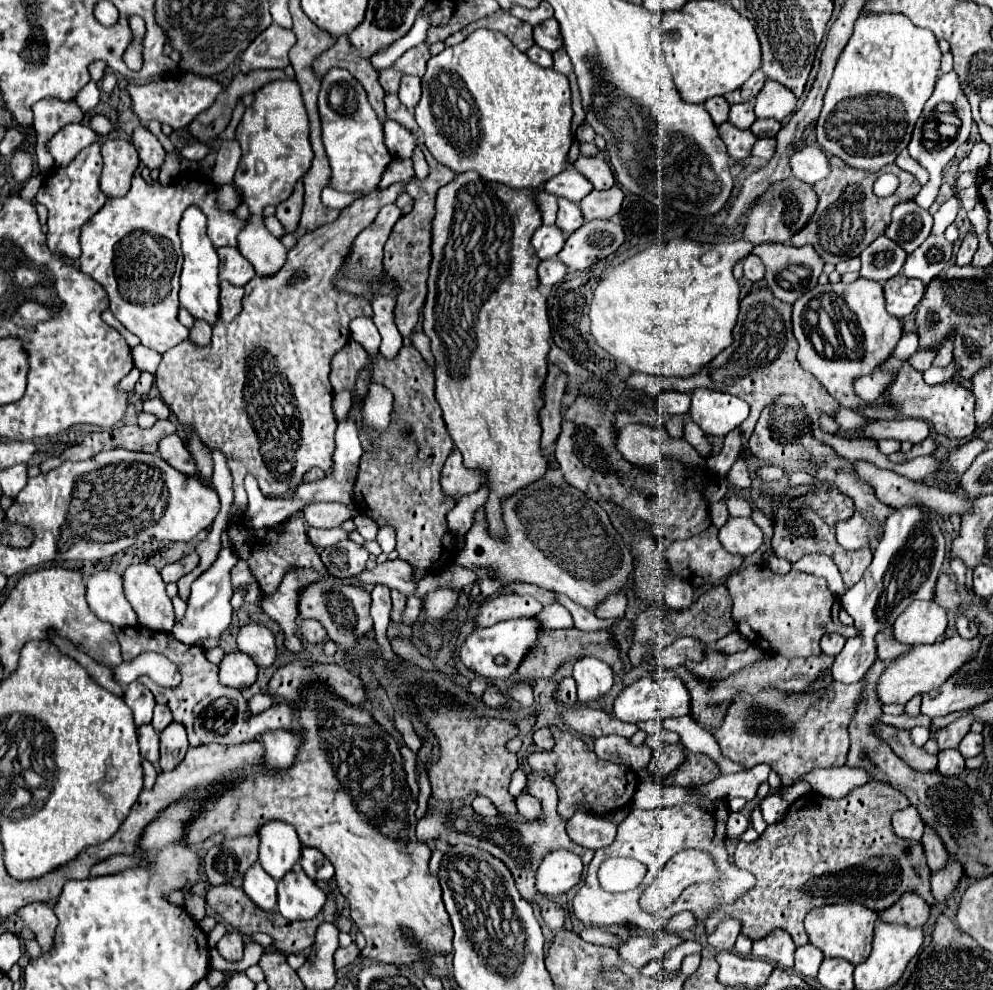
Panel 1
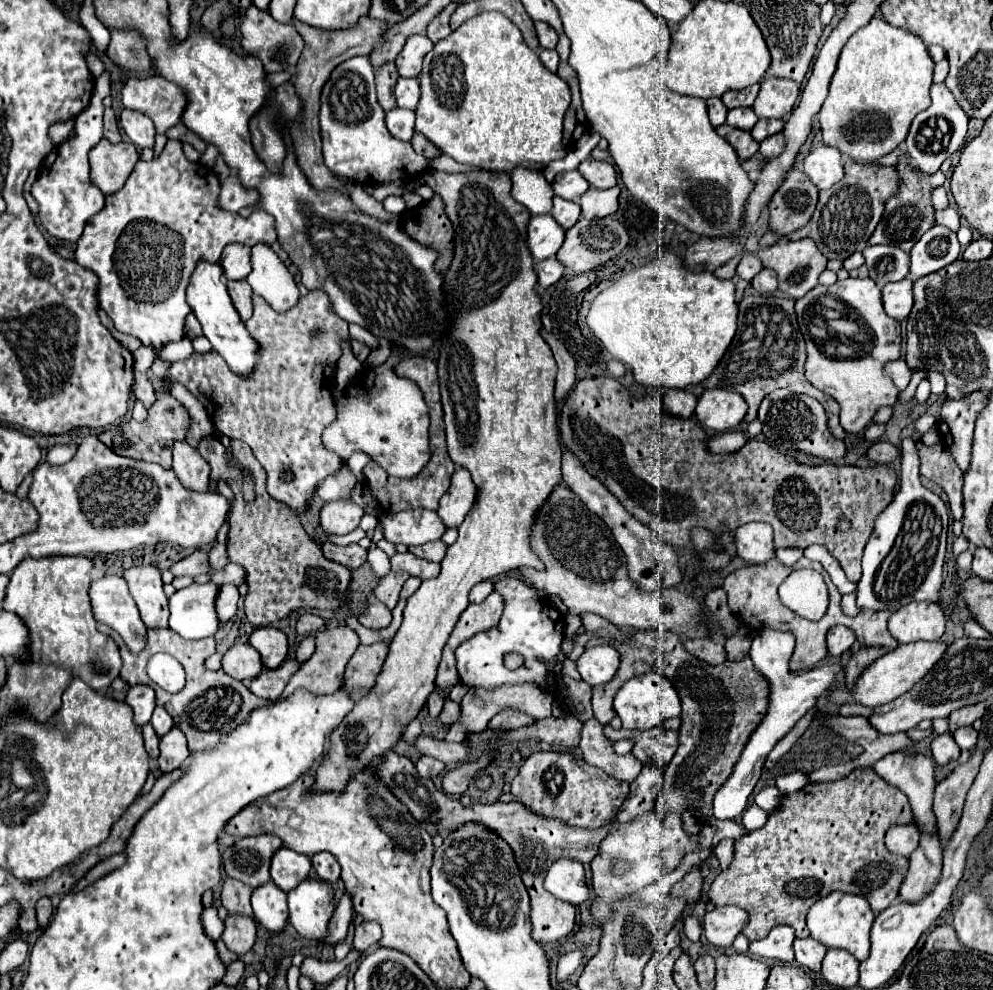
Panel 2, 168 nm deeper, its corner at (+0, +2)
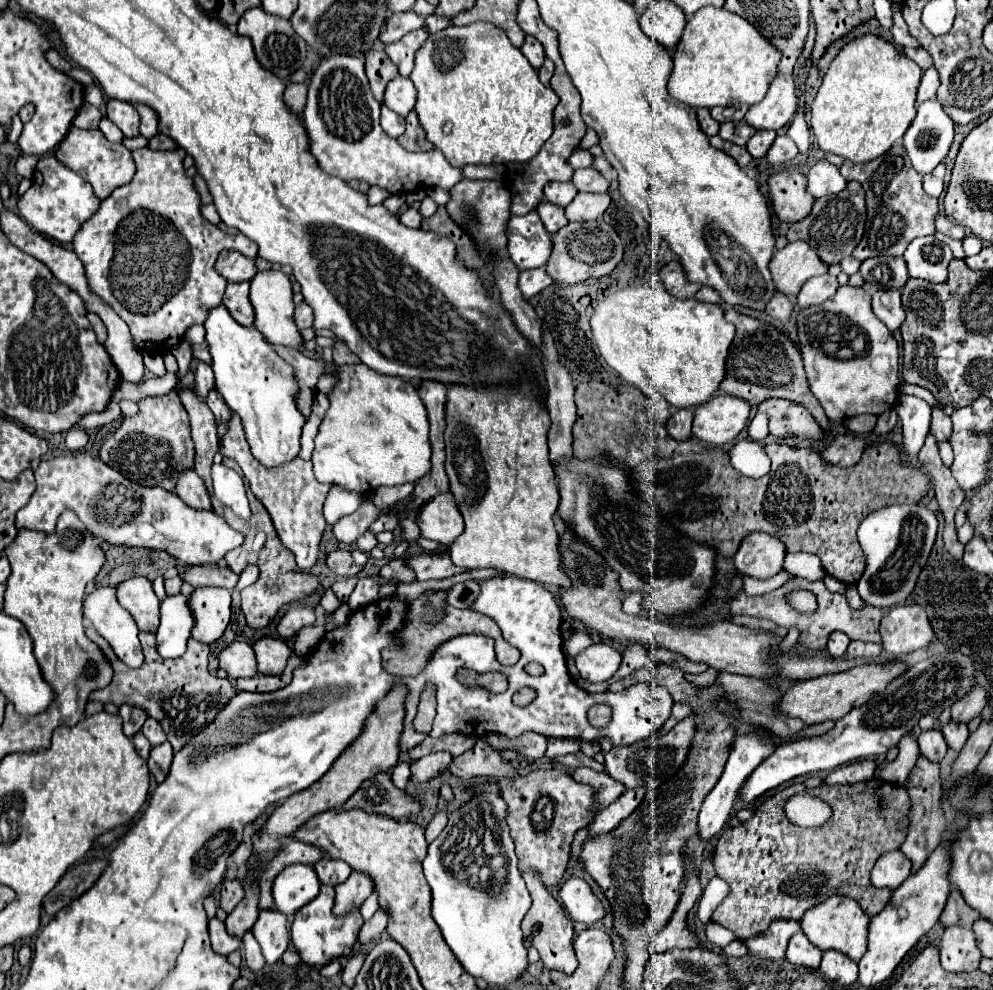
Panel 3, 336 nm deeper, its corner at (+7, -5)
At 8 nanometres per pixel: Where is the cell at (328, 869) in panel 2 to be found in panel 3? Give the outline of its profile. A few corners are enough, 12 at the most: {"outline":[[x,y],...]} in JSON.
{"outline":[[320,860],[314,866],[320,882],[342,884],[352,874],[346,862]]}

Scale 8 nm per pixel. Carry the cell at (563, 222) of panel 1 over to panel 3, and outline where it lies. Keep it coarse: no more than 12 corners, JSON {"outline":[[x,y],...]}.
{"outline":[[540,202],[536,208],[548,234],[568,224],[564,208]]}

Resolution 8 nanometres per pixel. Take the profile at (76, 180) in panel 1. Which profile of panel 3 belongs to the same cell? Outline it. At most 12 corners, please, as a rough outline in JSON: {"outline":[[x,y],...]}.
{"outline":[[40,158],[20,216],[60,244],[98,210],[90,182]]}

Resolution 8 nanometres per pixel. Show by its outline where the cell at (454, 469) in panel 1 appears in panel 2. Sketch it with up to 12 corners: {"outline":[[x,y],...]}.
{"outline":[[455,469],[437,515],[459,527],[475,489],[465,469]]}

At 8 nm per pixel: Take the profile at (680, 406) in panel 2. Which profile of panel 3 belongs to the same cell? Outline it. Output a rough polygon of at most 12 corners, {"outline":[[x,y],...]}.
{"outline":[[676,410],[666,424],[674,440],[692,438],[692,410]]}

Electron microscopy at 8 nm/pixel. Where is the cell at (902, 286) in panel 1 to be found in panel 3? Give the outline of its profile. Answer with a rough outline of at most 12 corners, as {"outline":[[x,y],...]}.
{"outline":[[874,292],[872,310],[888,330],[898,330],[906,312],[900,292]]}

